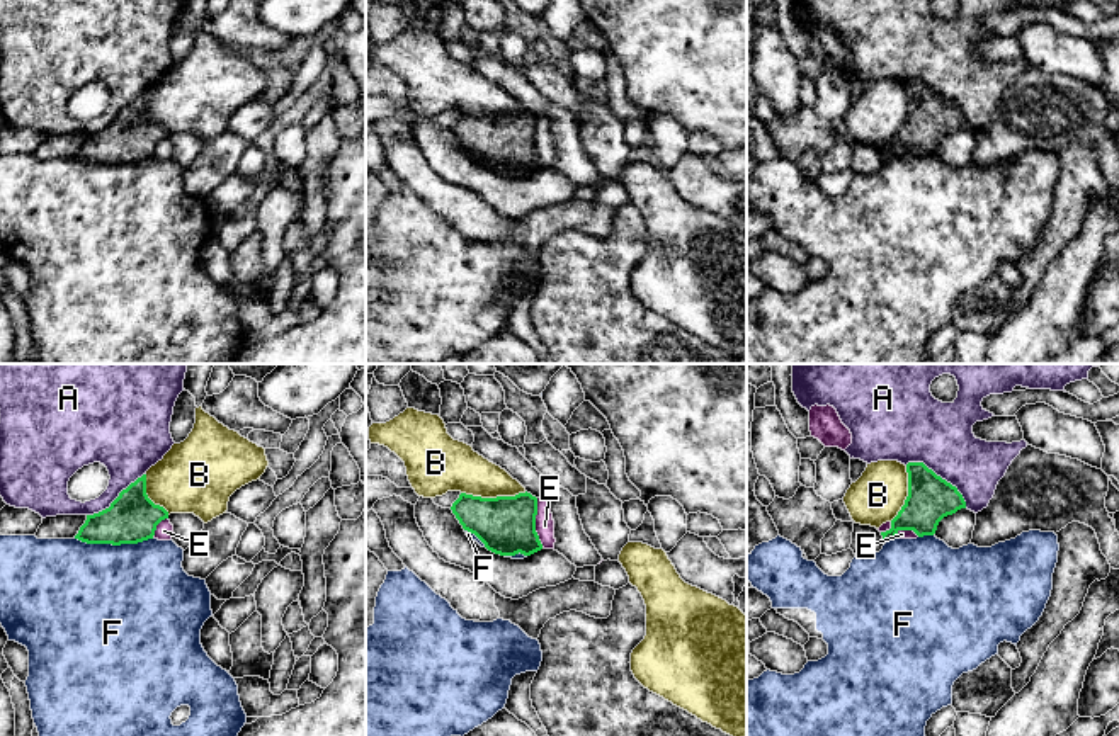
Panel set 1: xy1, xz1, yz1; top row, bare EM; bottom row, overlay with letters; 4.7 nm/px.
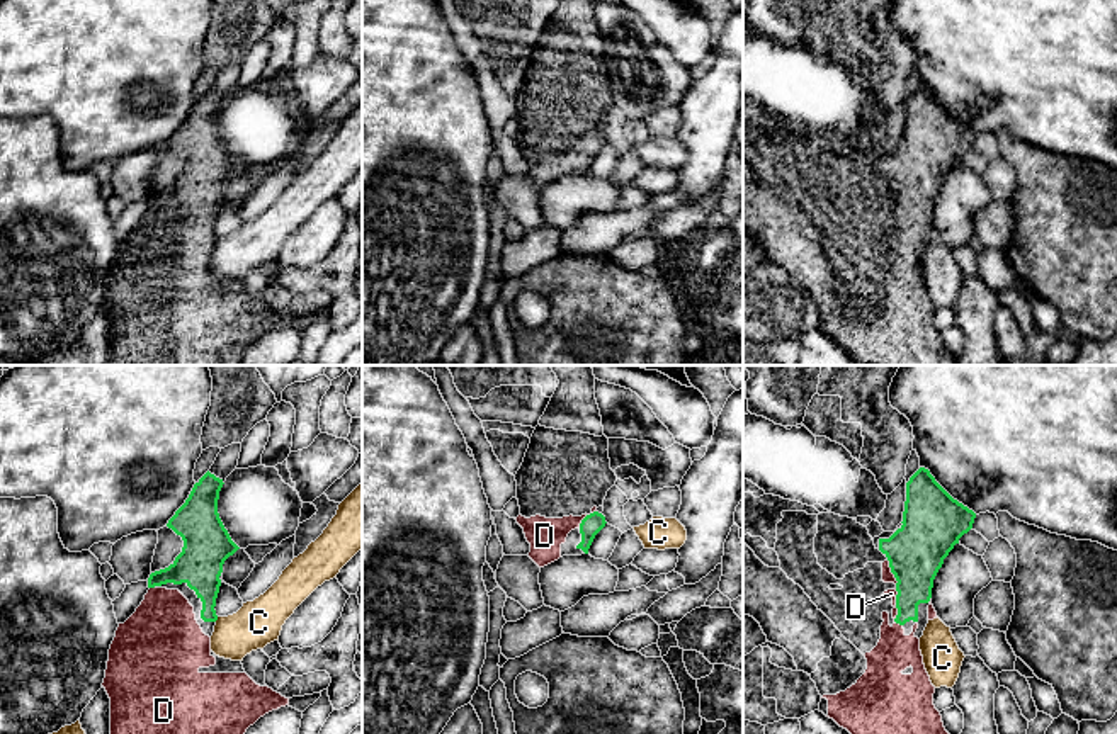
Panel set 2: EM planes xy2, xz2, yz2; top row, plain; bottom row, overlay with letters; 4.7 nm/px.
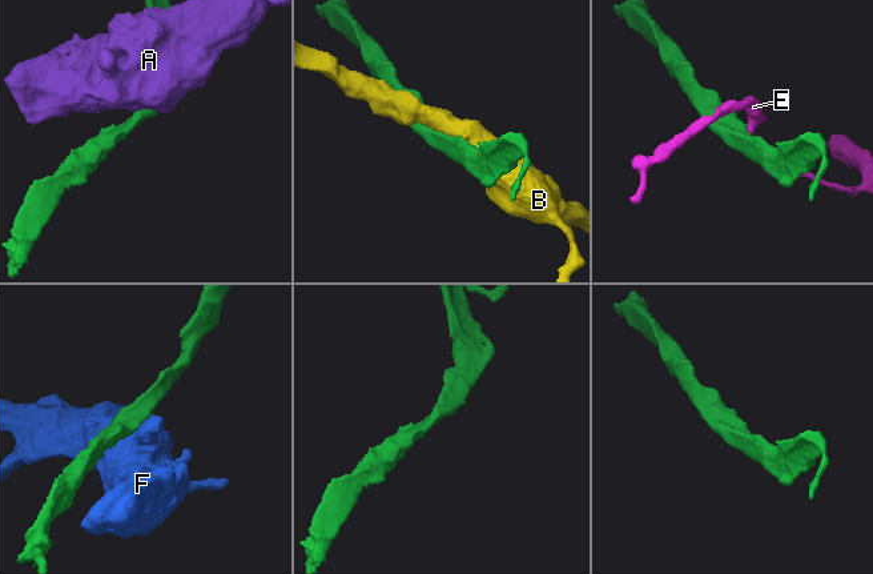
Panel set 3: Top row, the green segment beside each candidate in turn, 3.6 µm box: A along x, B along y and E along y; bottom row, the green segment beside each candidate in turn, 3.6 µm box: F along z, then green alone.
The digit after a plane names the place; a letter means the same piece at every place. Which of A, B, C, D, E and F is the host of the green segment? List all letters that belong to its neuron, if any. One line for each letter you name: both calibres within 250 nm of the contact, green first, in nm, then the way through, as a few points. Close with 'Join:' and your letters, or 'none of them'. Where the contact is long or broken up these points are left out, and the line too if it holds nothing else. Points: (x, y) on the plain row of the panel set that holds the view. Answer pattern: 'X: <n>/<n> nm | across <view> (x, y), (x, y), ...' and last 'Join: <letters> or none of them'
D: 260/60 nm | across yz2 (917, 170), (891, 191), (888, 196)
Join: D

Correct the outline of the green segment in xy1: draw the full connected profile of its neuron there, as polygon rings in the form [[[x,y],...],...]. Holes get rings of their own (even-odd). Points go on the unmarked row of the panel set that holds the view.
[[[146,93],[131,102],[109,127],[87,134],[75,158],[87,163],[138,163],[153,158],[168,131],[146,114]]]

